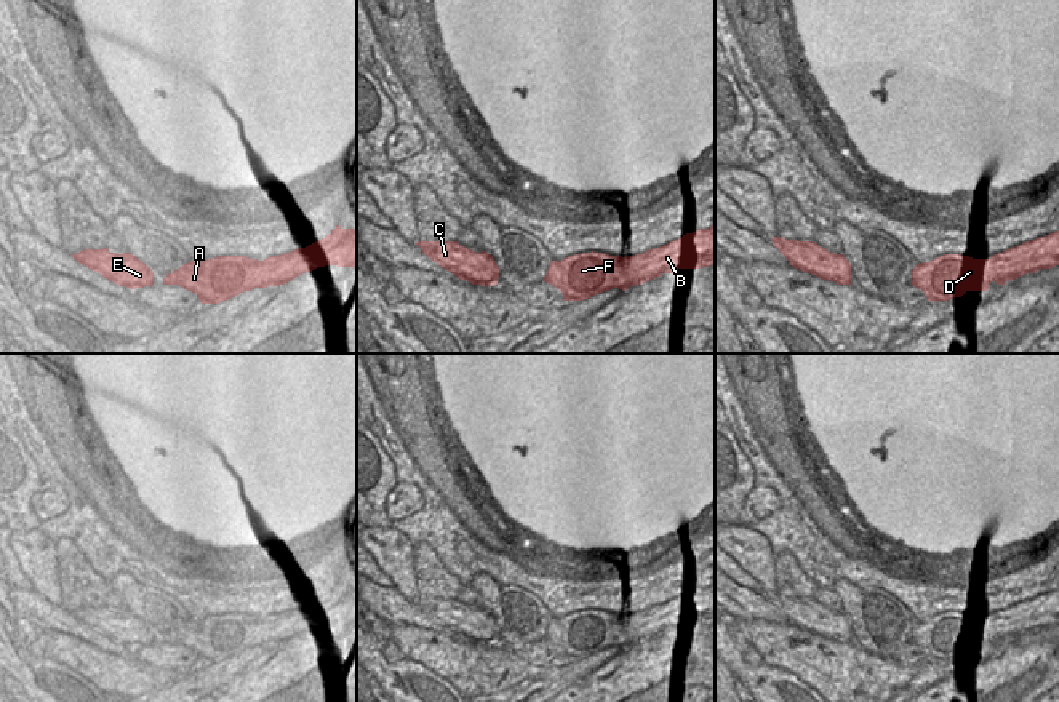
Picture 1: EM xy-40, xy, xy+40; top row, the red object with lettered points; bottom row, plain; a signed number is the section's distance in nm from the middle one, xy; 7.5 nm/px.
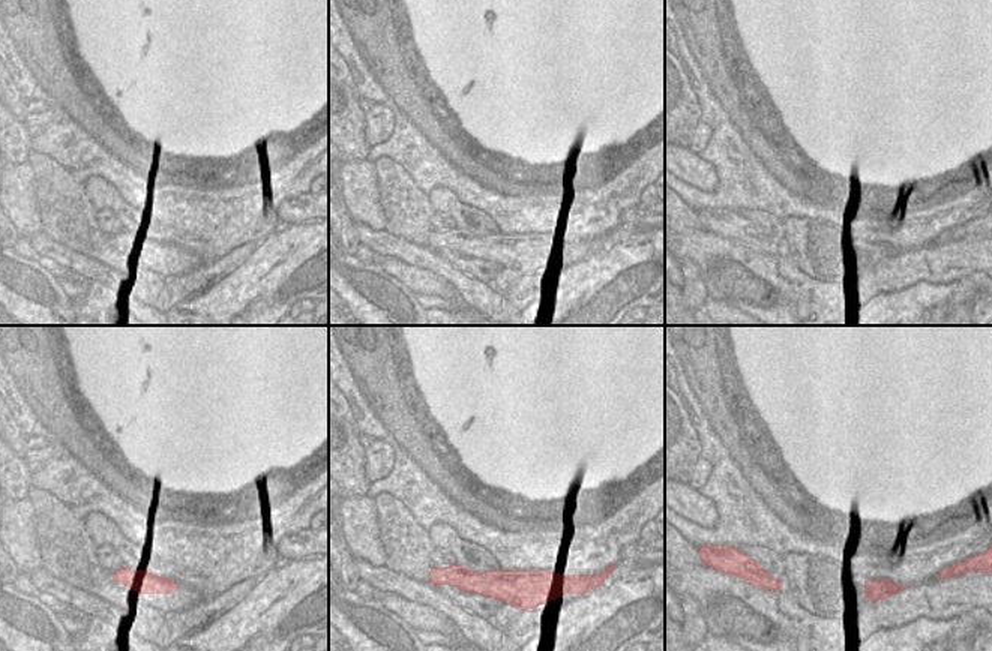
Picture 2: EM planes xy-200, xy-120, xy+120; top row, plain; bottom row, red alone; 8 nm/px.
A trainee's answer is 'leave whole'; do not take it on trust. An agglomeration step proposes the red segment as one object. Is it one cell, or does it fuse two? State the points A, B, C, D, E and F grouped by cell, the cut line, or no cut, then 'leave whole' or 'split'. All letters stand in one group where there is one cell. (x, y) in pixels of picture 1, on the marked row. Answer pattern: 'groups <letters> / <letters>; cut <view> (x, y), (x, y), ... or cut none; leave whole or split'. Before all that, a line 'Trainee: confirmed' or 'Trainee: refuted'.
Trainee: confirmed
groups A B C D E F; cut none; leave whole

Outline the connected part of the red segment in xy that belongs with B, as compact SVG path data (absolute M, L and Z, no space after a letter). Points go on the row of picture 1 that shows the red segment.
M715 225L635 256L592 251L552 261L544 281L558 288L563 301L584 301L613 288L625 291L678 269L702 269L713 264Z

